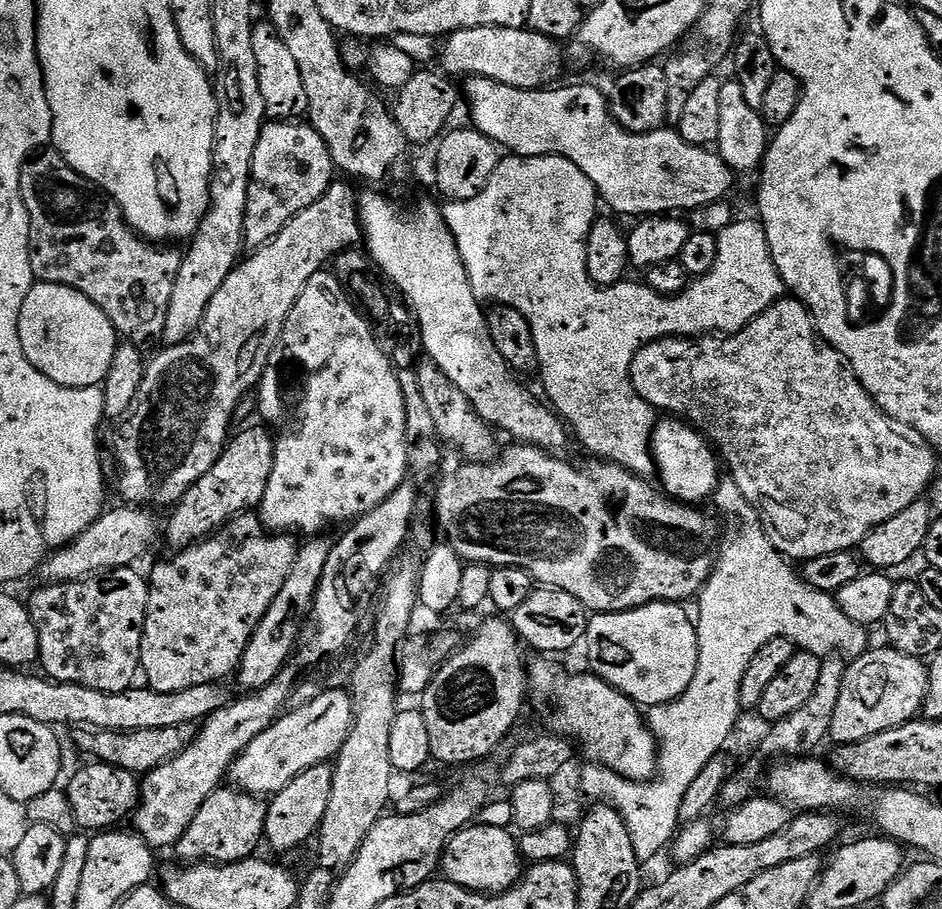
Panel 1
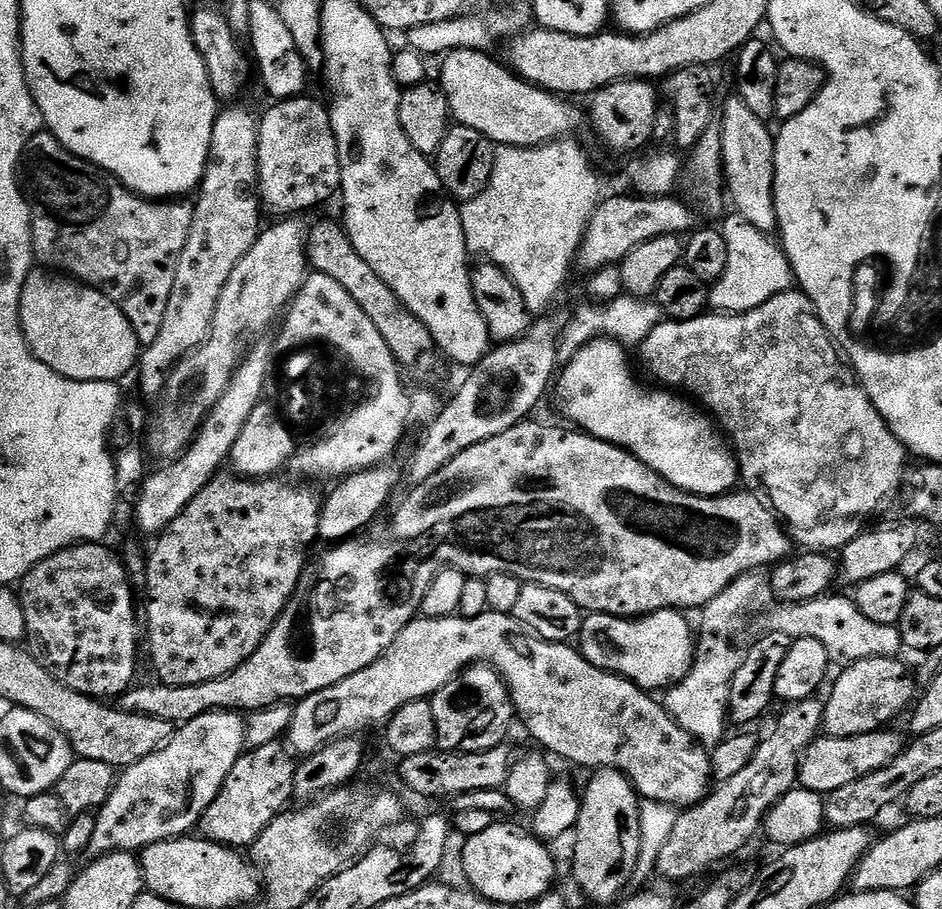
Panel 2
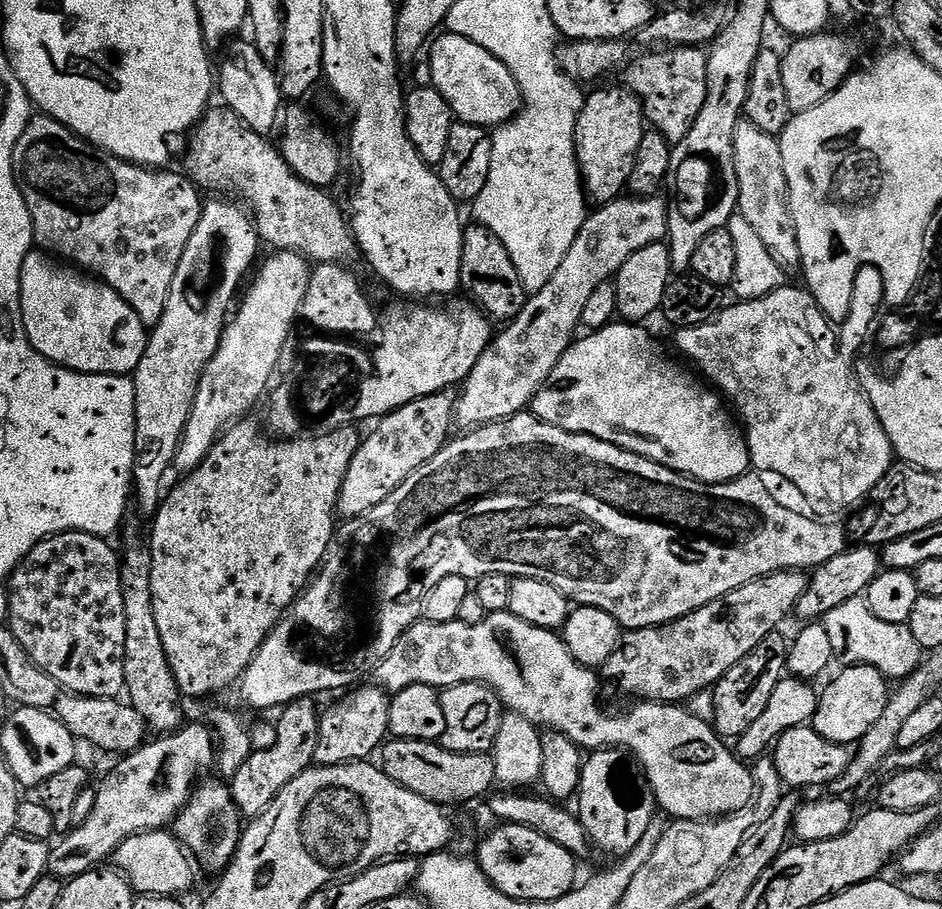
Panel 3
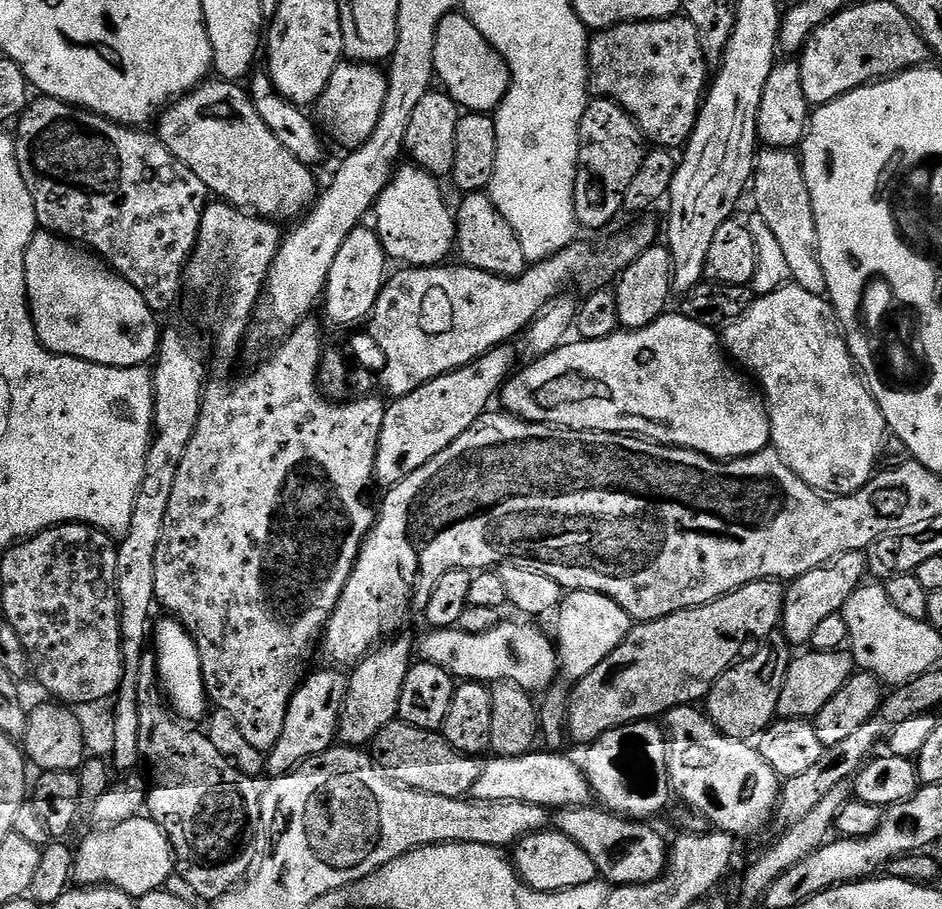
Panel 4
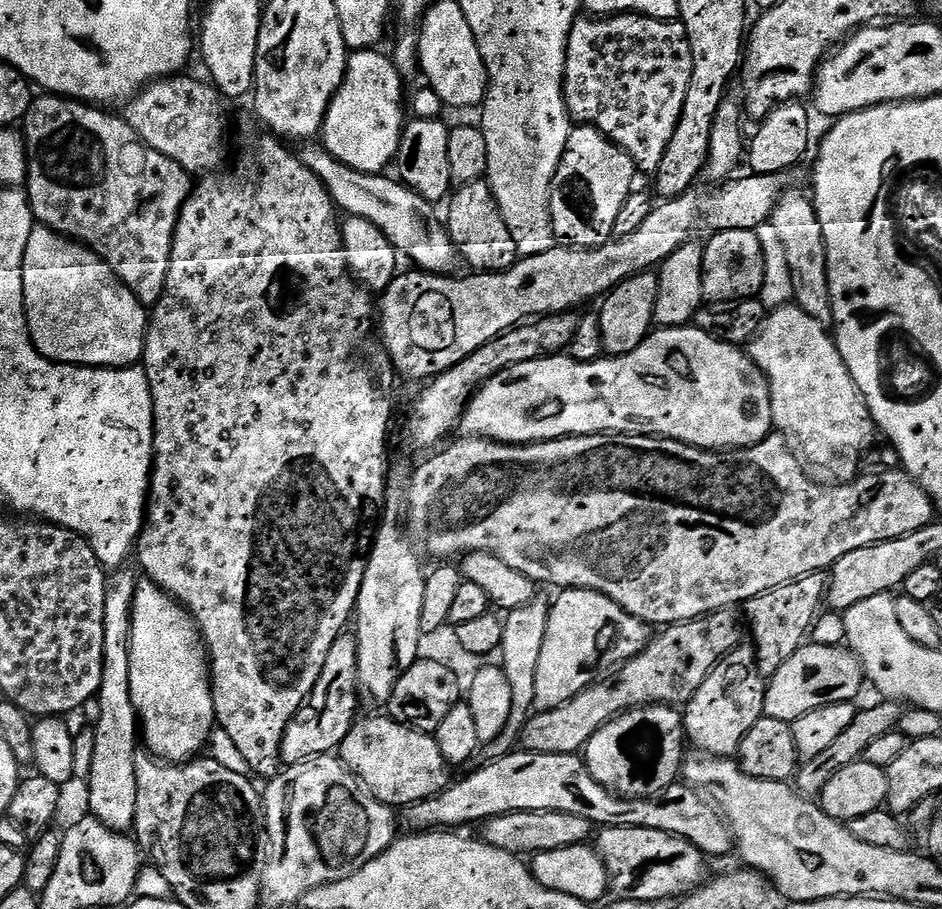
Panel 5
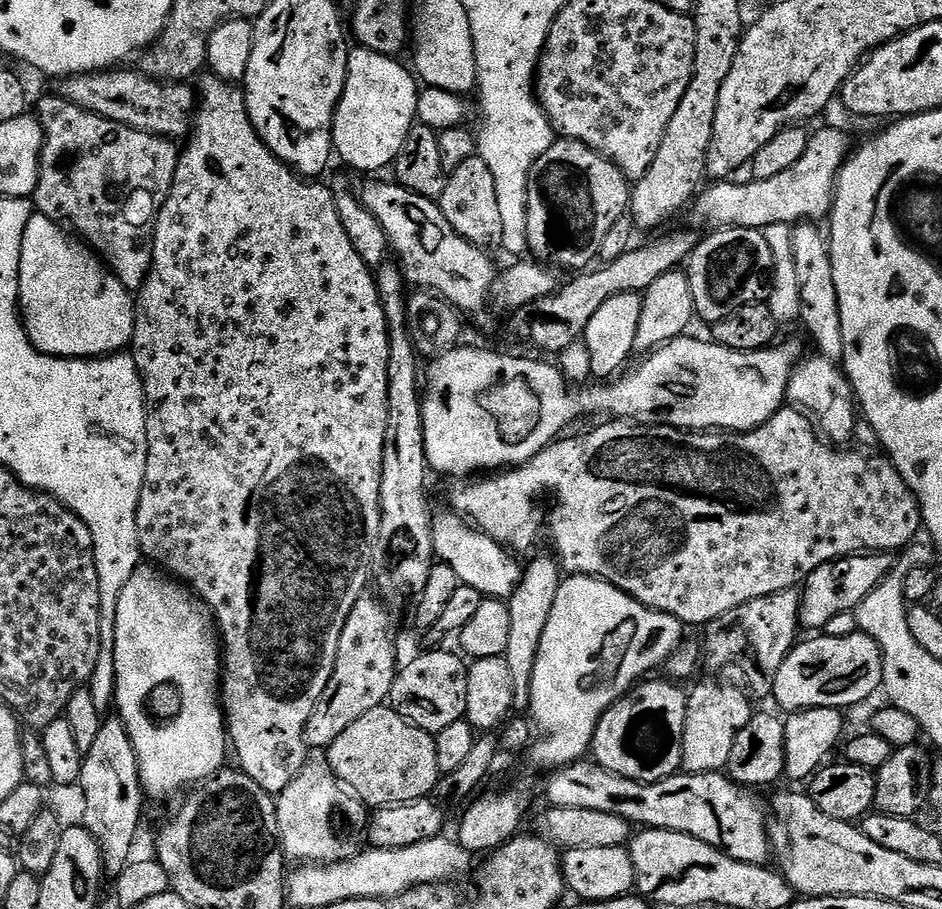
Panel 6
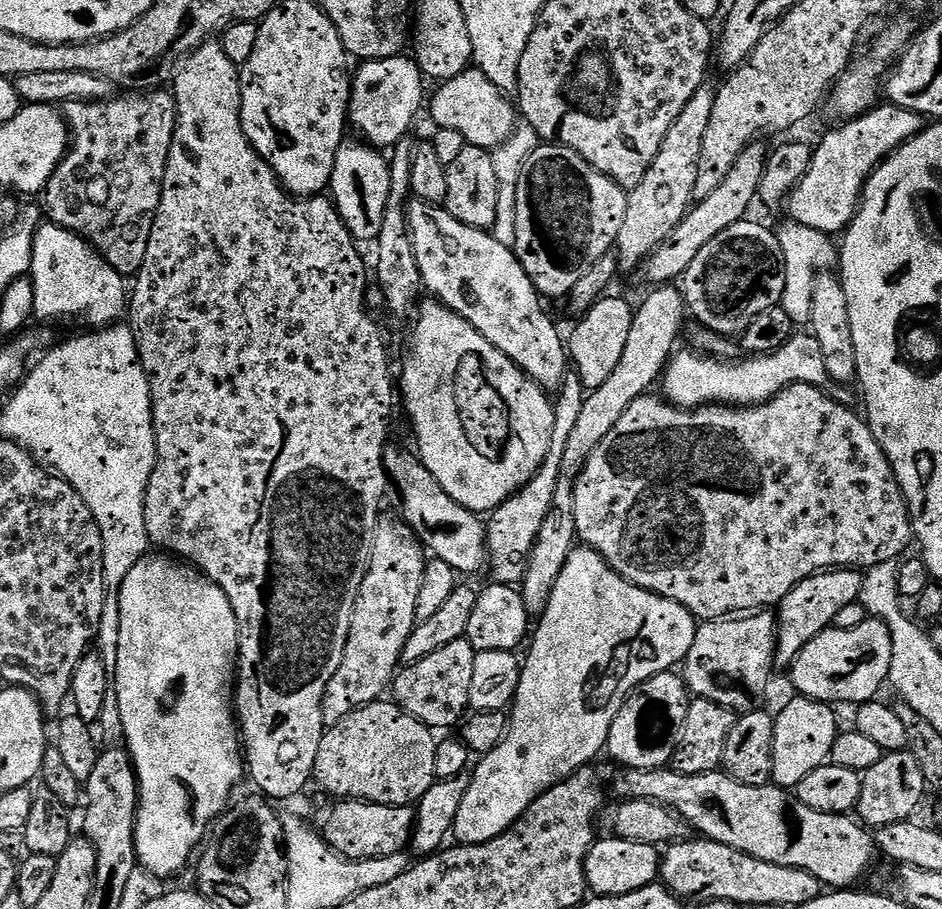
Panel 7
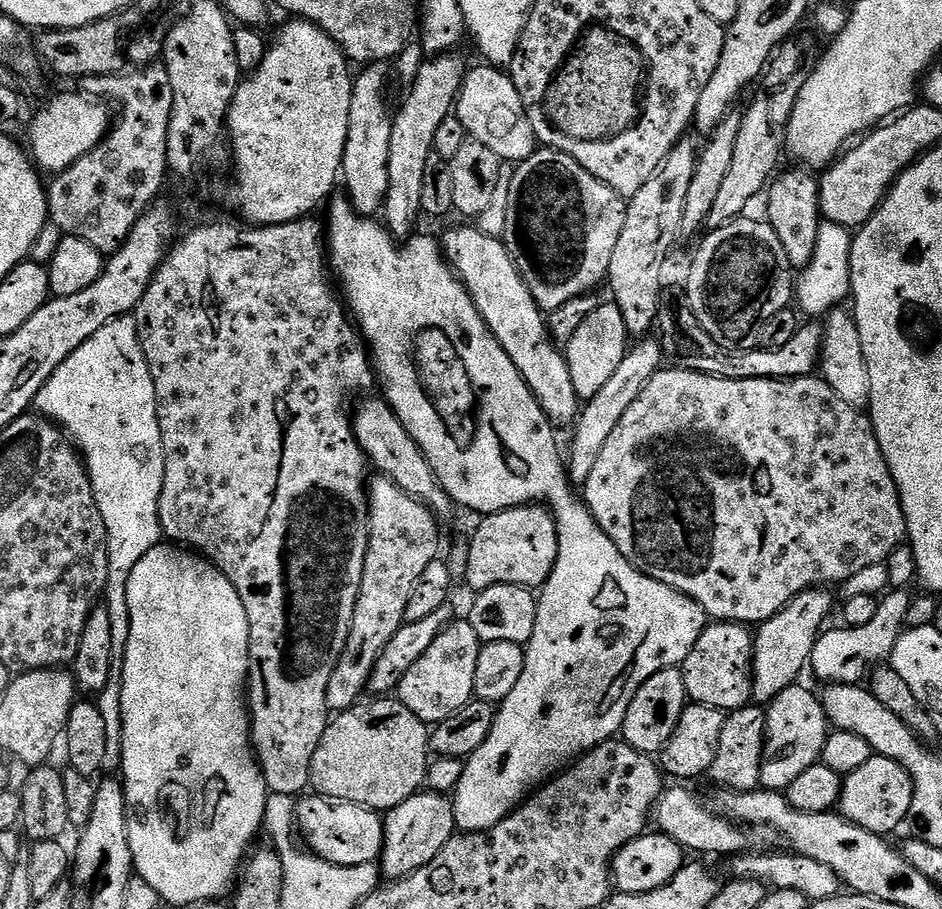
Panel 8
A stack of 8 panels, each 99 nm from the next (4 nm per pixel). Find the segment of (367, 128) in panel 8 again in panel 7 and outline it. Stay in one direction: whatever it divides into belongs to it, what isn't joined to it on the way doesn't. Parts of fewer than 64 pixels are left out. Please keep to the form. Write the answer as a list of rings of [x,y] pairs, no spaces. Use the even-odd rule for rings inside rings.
[[[345,138],[338,146],[330,196],[352,239],[376,242],[380,238],[382,218],[386,218],[386,202],[390,198],[390,178],[393,174],[389,157],[379,147],[373,147],[363,139],[355,139]]]

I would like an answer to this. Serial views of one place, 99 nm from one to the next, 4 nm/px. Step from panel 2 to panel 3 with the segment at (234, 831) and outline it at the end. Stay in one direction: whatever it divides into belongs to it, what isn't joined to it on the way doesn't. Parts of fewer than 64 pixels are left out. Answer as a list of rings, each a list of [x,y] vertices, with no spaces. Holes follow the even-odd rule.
[[[312,698],[296,700],[287,705],[281,714],[281,720],[275,725],[274,746],[266,751],[253,751],[249,759],[230,780],[232,796],[240,807],[241,813],[248,818],[263,816],[280,789],[304,769],[313,767],[316,759],[316,735],[320,729],[321,713],[316,712],[317,701]]]

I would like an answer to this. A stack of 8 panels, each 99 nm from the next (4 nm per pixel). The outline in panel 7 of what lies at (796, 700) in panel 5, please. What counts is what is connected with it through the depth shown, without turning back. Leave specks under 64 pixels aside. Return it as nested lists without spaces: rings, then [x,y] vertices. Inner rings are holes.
[[[869,618],[862,622],[862,626],[853,628],[826,628],[818,638],[814,638],[804,647],[802,654],[790,665],[792,672],[792,684],[795,691],[801,696],[817,700],[823,704],[841,706],[840,704],[852,704],[859,706],[875,701],[880,692],[880,687],[886,684],[890,674],[890,662],[892,661],[892,639],[888,625],[879,618]]]

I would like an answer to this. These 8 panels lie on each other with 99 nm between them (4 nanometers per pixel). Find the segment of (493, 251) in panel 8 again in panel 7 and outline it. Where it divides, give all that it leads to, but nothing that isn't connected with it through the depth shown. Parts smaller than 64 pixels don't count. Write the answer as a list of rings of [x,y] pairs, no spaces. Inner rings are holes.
[[[413,199],[407,210],[423,287],[427,291],[429,288],[439,303],[466,318],[543,392],[559,393],[570,374],[566,340],[563,335],[560,337],[555,322],[548,317],[545,301],[515,251],[502,246],[491,231],[458,222],[447,207]]]

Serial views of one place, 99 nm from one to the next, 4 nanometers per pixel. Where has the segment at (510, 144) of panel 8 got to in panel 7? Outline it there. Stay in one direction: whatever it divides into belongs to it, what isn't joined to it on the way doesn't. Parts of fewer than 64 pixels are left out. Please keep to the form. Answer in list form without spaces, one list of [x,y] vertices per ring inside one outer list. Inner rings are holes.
[[[469,67],[462,74],[443,81],[437,88],[428,102],[436,128],[456,130],[462,134],[465,143],[489,150],[498,150],[516,131],[518,112],[513,101],[511,104],[511,99],[479,68]]]

